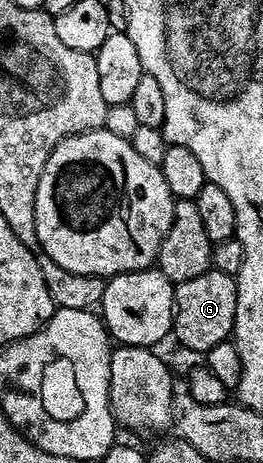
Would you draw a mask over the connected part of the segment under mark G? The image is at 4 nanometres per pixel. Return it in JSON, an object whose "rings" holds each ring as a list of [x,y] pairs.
{"rings":[[[213,268],[200,276],[177,283],[174,288],[173,337],[178,337],[180,345],[199,352],[211,350],[216,348],[216,344],[227,341],[234,332],[237,295],[238,284],[235,275]]]}

